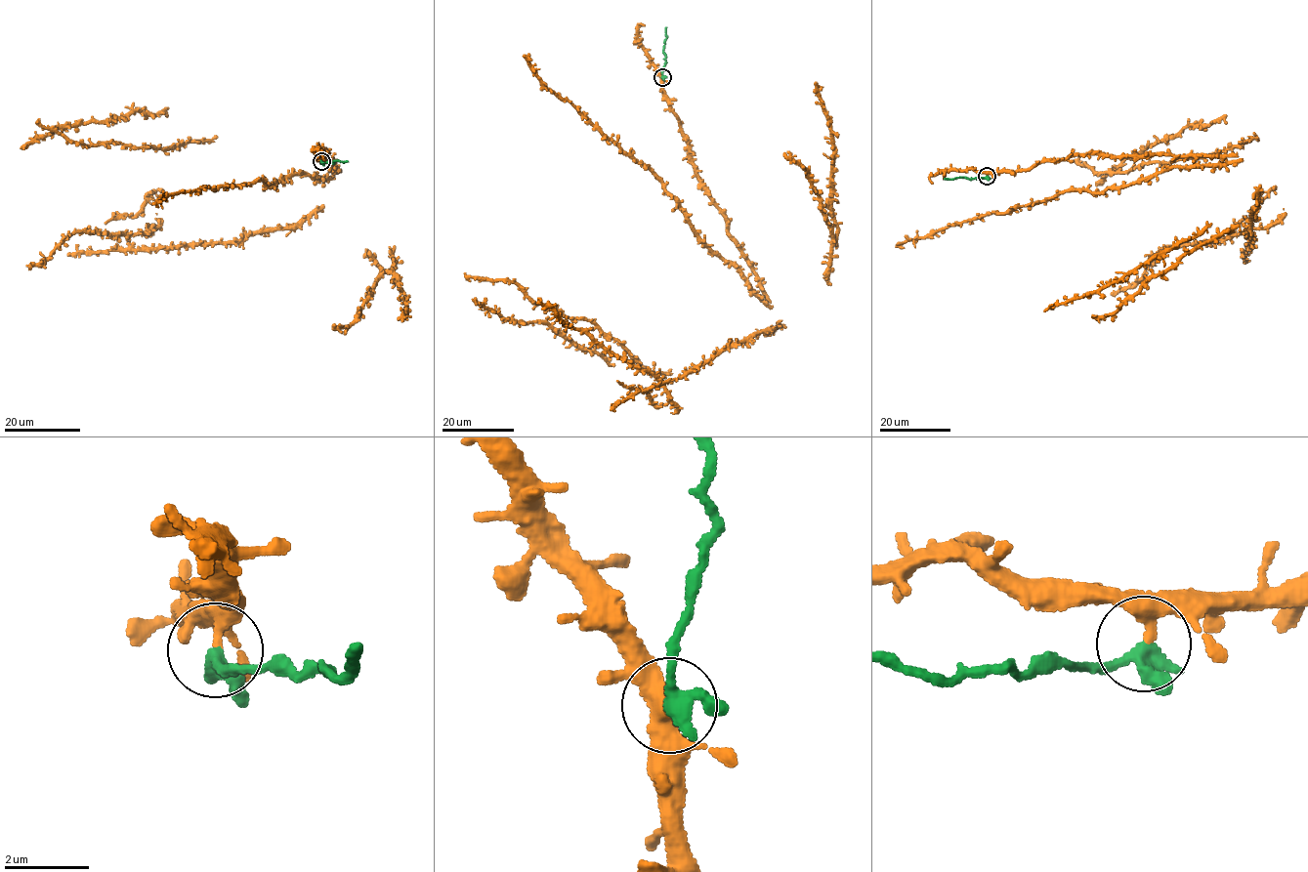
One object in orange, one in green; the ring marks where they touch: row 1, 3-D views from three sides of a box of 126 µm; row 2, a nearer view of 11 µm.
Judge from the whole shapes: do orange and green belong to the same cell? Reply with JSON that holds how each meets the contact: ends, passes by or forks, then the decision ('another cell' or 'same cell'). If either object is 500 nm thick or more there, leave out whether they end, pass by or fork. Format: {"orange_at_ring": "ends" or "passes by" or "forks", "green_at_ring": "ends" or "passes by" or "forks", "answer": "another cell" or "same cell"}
{"orange_at_ring": "passes by", "green_at_ring": "passes by", "answer": "another cell"}

